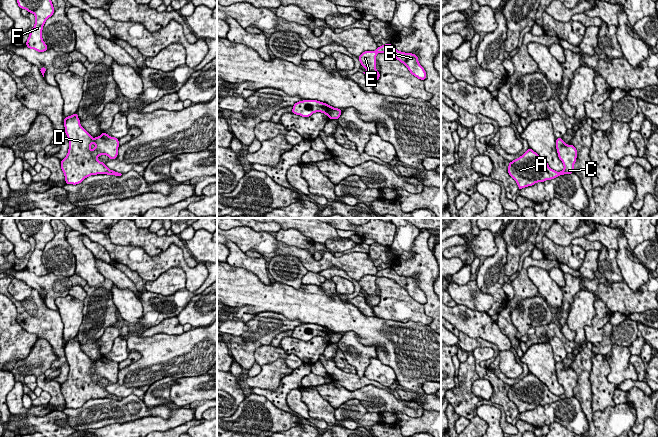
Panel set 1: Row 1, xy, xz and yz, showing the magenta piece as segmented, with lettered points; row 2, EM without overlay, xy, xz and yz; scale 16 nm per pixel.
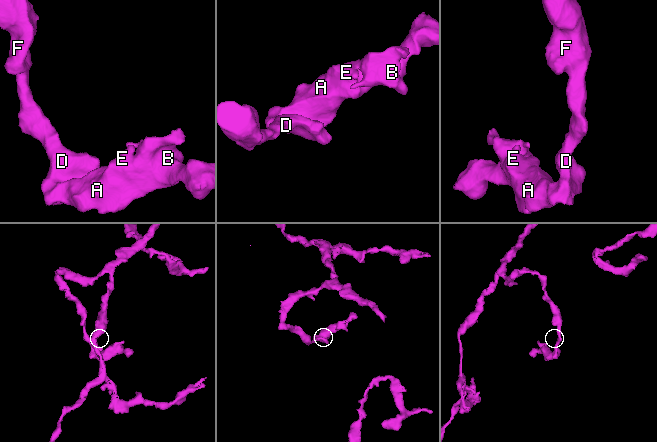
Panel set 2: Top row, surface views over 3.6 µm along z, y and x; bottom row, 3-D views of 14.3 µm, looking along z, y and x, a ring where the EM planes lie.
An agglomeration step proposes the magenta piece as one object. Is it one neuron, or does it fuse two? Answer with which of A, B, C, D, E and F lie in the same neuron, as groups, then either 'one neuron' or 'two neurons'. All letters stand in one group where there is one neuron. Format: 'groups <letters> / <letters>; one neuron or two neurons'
groups A B C D E F; one neuron

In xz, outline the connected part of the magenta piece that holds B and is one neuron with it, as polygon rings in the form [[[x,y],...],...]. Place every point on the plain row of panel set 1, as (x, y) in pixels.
[[[385,268],[379,270],[376,275],[365,275],[358,280],[361,289],[368,294],[363,297],[371,308],[380,302],[380,297],[376,294],[376,279],[378,277],[386,277],[394,280],[397,284],[407,290],[412,299],[423,305],[426,303],[426,296],[419,288],[416,278],[400,276],[392,268]]]

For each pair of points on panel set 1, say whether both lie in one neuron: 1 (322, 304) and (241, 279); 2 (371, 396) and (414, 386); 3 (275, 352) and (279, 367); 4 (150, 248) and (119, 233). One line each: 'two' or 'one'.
1: one
2: two
3: two
4: one

